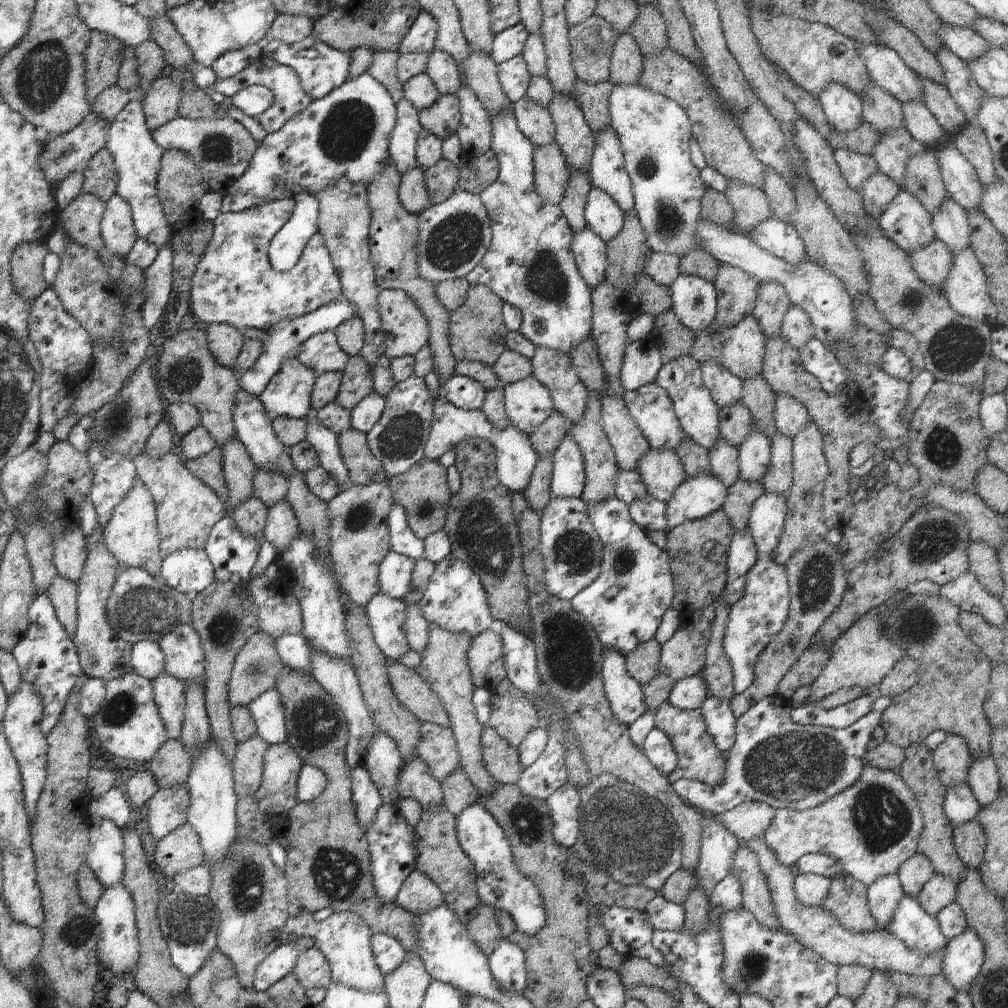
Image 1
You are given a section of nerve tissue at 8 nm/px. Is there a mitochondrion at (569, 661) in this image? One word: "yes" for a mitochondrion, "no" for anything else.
yes

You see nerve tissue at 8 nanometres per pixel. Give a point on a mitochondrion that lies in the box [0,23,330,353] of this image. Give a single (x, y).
(41, 76)

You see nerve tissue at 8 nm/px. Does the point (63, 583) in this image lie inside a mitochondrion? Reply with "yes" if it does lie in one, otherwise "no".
no

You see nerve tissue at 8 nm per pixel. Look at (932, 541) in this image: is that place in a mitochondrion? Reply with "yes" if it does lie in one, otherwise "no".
yes

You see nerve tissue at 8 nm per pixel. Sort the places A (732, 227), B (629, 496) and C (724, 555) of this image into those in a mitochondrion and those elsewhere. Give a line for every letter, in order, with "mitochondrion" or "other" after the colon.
A: other
B: other
C: other

